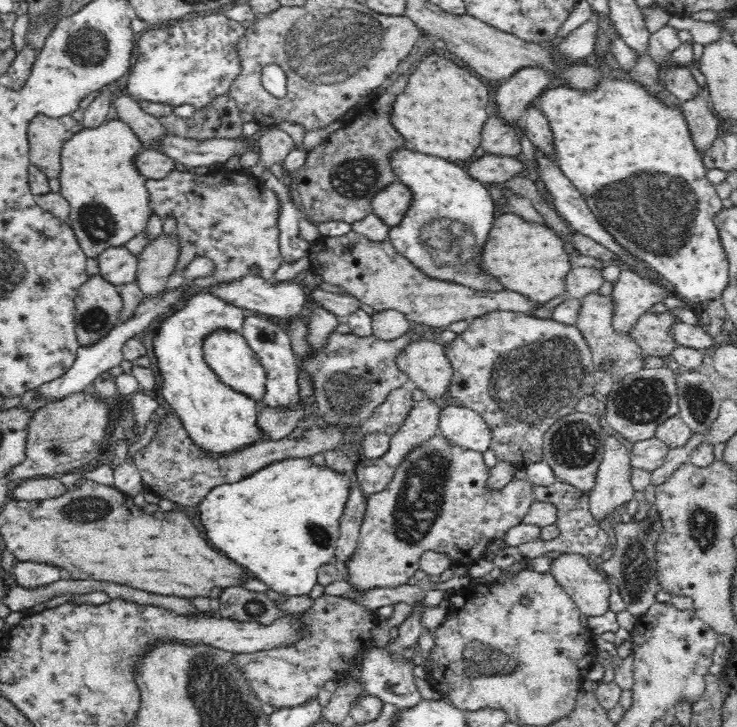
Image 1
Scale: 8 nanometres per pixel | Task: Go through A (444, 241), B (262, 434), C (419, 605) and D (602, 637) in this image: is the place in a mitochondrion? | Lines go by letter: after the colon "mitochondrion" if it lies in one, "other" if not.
A: mitochondrion
B: other
C: other
D: other

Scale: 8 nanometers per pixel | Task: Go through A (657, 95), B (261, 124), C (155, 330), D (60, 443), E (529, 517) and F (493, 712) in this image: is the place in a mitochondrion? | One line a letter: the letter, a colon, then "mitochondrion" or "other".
A: other
B: other
C: other
D: mitochondrion
E: other
F: other

